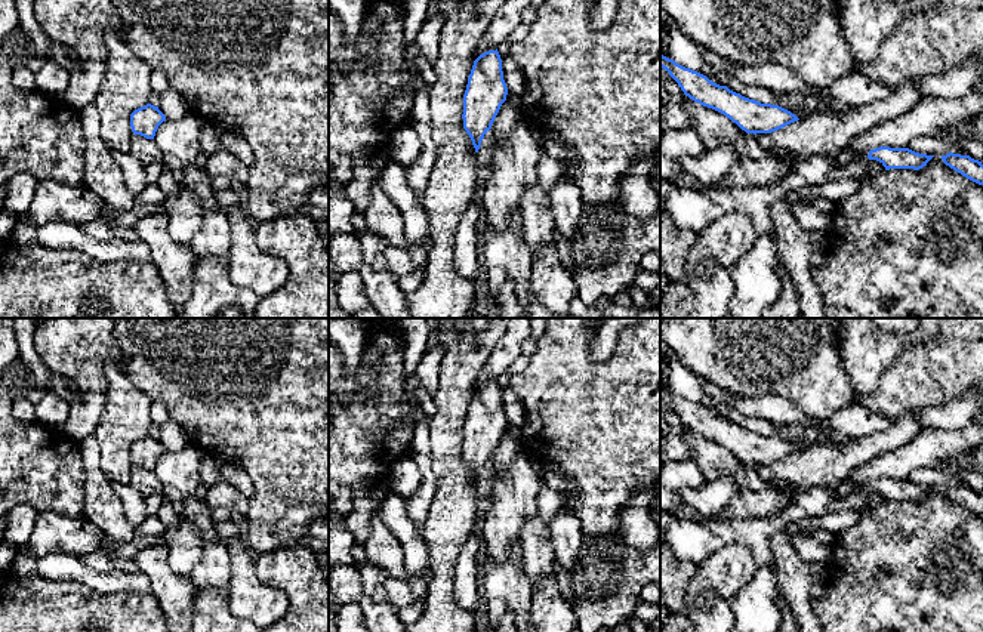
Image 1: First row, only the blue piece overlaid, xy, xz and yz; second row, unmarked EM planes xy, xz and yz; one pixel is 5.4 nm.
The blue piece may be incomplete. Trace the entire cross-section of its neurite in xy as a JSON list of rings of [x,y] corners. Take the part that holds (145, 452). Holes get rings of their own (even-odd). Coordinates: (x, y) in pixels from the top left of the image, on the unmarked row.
[[[151,435],[135,441],[130,446],[130,459],[135,466],[154,471],[158,457],[166,453],[164,446]]]

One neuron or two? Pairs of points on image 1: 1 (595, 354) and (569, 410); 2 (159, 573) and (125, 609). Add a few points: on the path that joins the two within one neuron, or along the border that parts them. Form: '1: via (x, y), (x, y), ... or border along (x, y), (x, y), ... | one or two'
1: border along (618, 336), (607, 358), (589, 360) | two
2: border along (150, 591), (165, 616) | two

